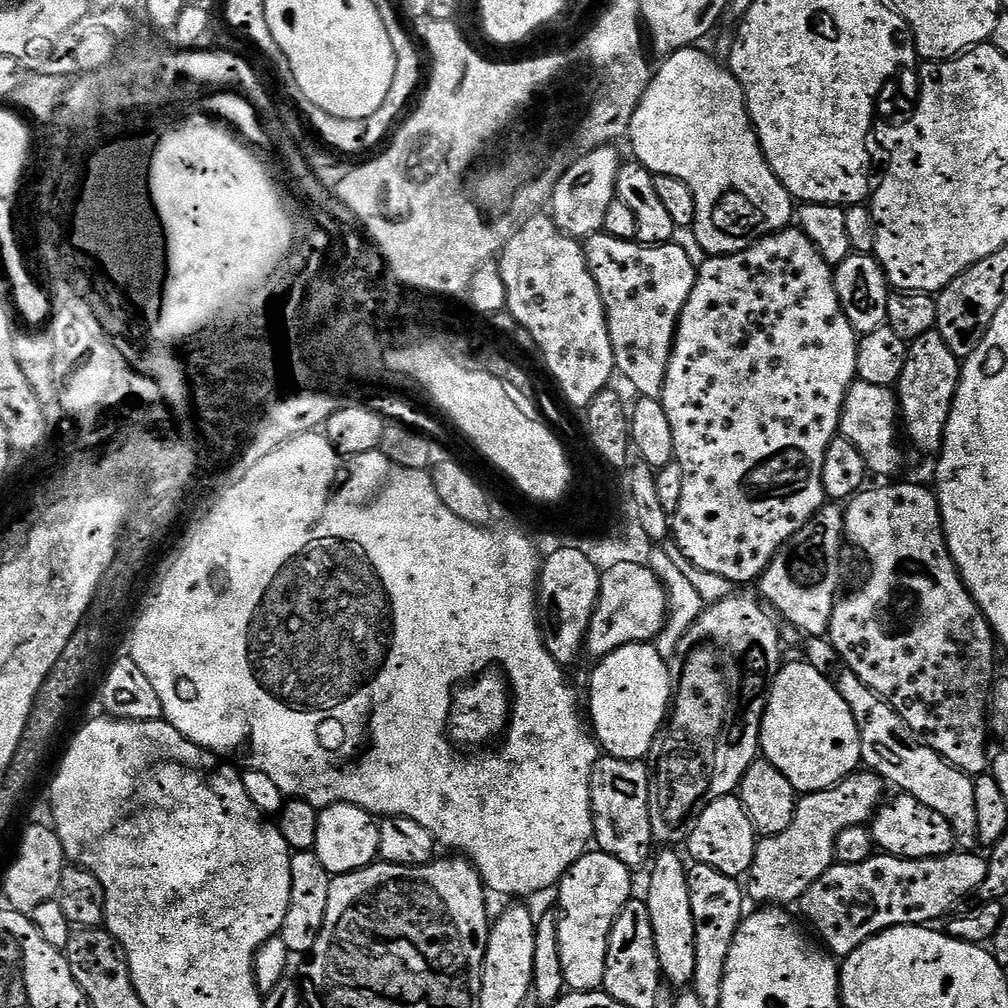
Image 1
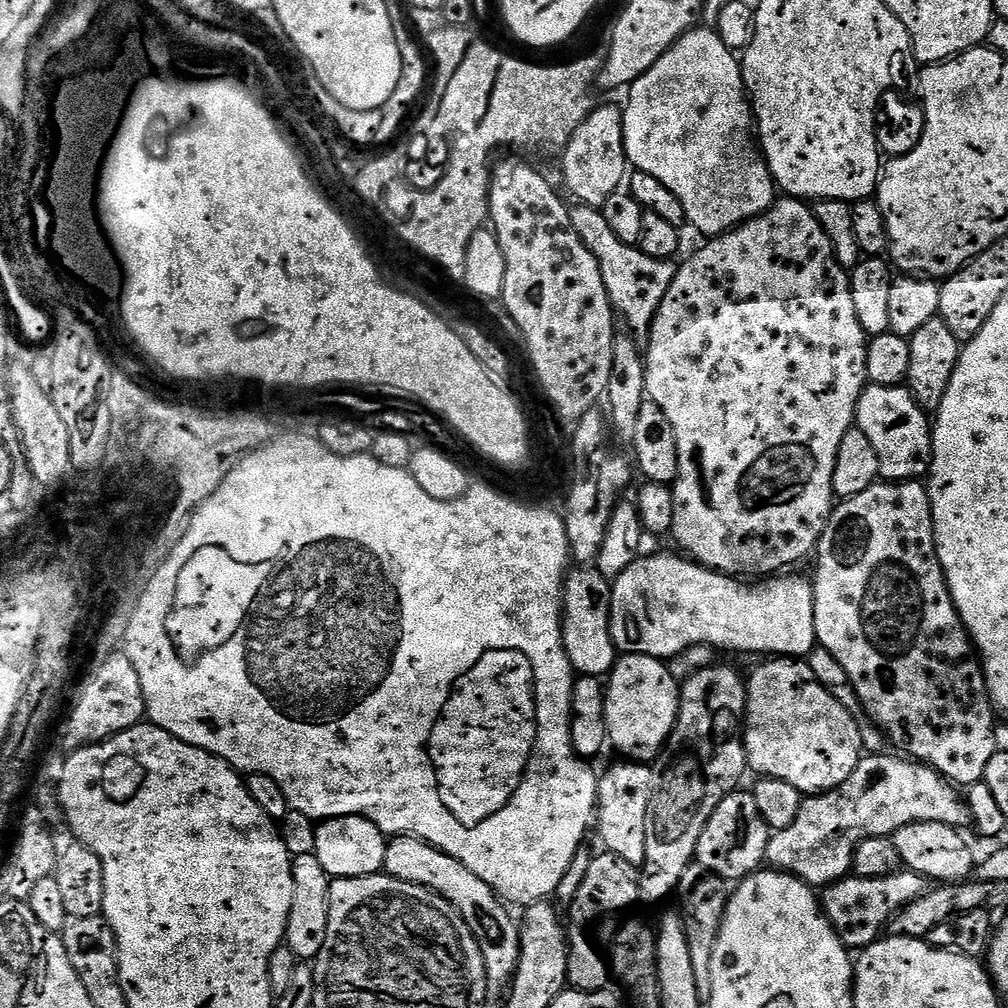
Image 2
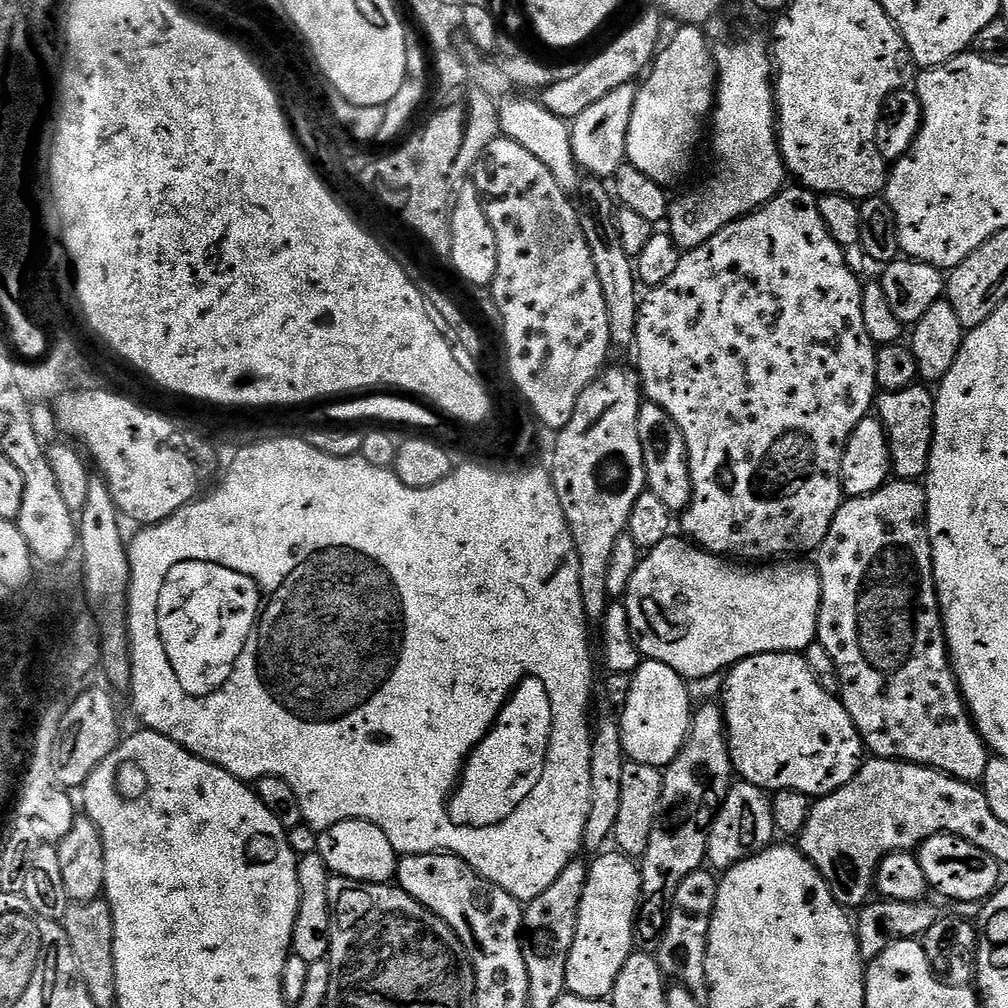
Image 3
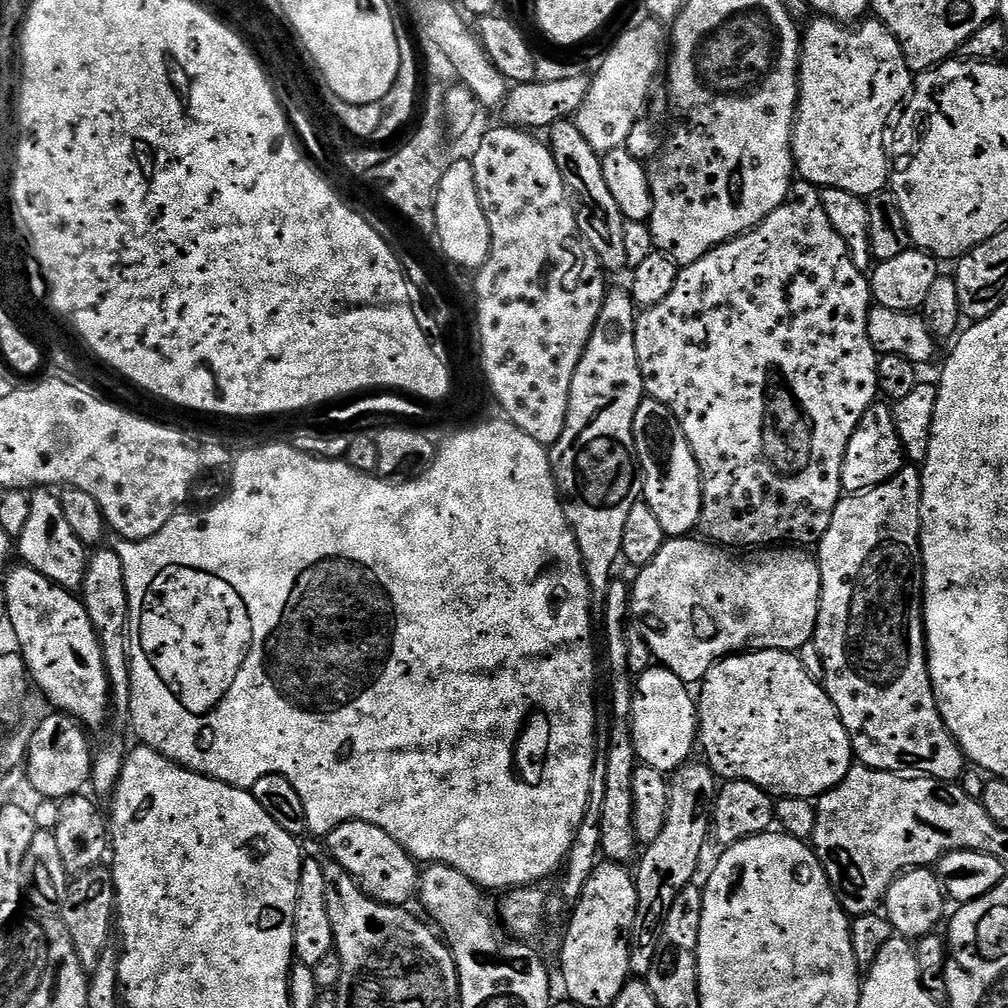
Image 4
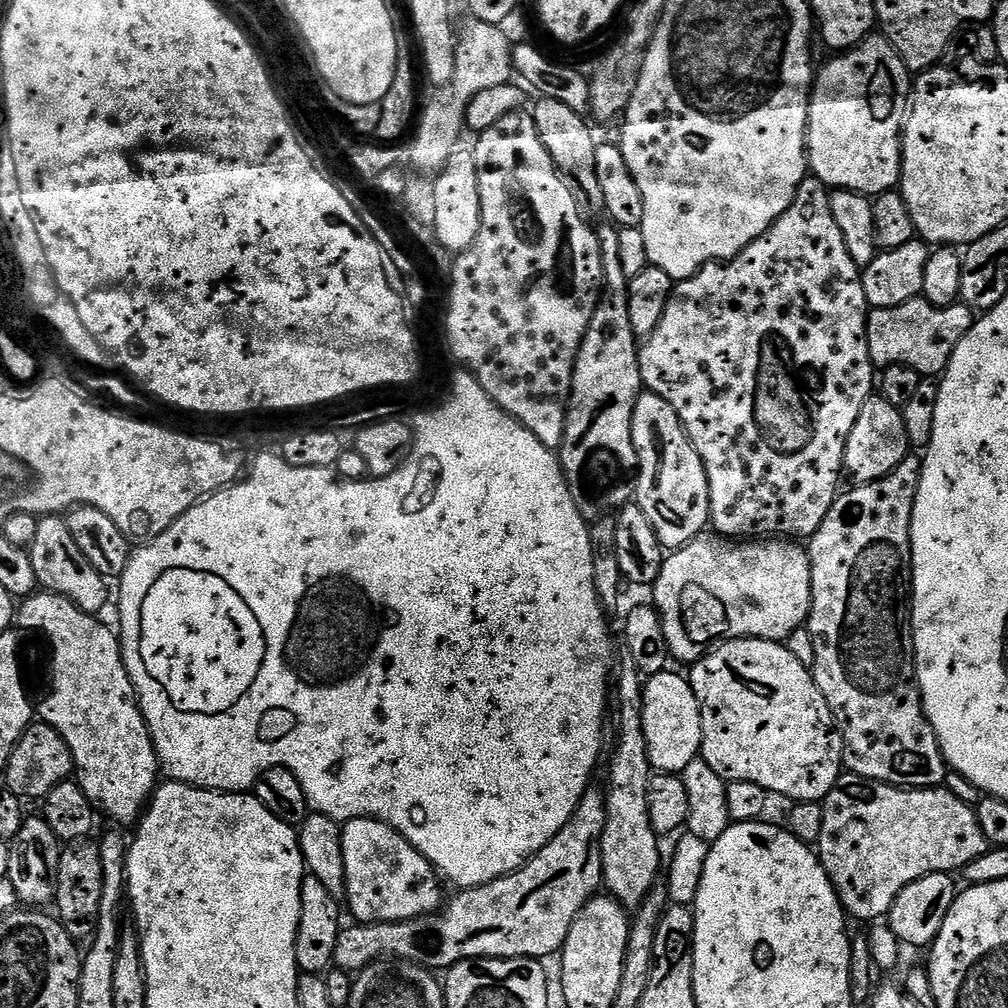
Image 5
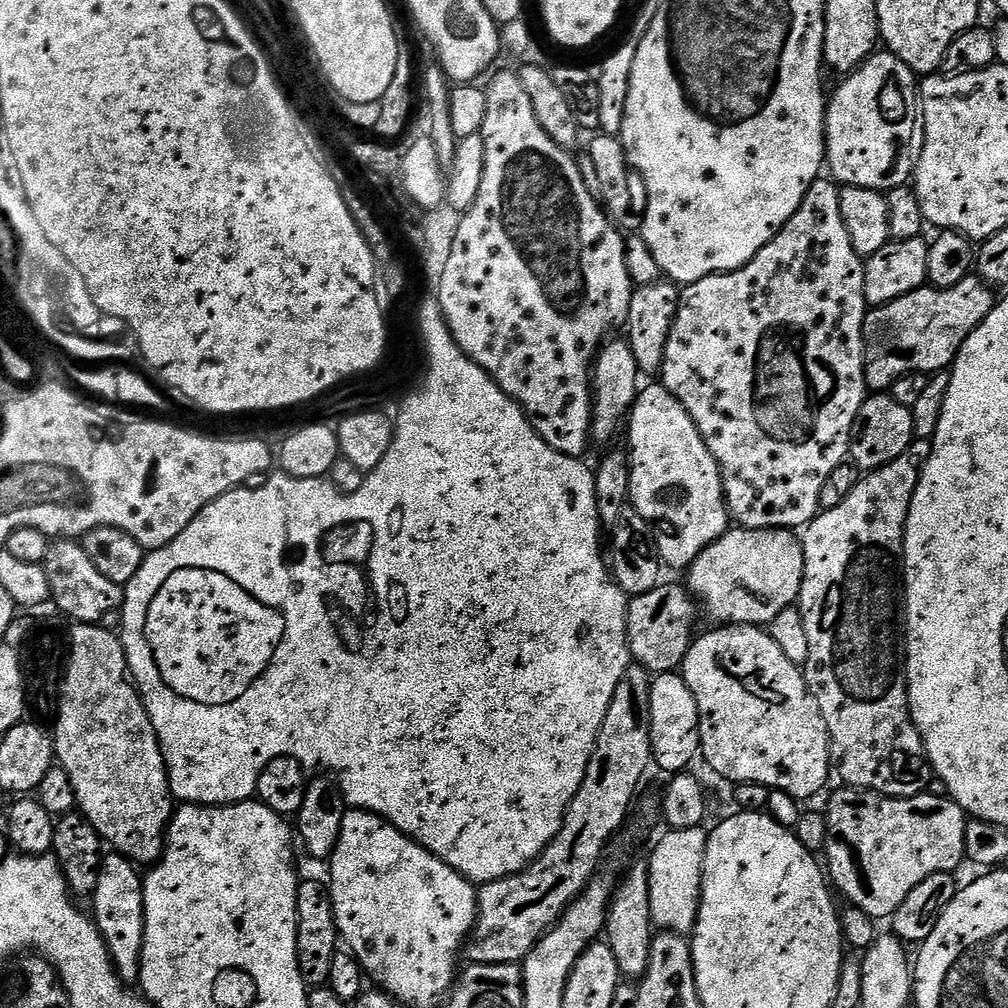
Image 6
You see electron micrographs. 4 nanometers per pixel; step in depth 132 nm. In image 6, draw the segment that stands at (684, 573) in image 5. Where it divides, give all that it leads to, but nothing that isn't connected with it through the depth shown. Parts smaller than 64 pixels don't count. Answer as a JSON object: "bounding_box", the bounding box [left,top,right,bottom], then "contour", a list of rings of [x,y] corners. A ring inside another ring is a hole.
{"bounding_box":[686,527,804,626],"contour":[[[729,527],[687,569],[686,587],[702,605],[702,612],[716,626],[750,624],[767,626],[782,610],[793,607],[800,599],[800,587],[804,577],[804,545],[795,531],[787,528]]]}

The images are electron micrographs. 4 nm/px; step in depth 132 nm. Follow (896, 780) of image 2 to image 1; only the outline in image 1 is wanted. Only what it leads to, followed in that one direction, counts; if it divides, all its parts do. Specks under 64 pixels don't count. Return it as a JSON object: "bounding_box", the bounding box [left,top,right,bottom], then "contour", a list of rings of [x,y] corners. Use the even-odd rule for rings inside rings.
{"bounding_box":[746,770,886,906],"contour":[[[857,770],[833,788],[801,795],[790,826],[782,834],[763,837],[757,843],[752,868],[746,874],[747,899],[757,900],[760,906],[792,906],[800,901],[806,890],[832,867],[838,834],[850,826],[867,825],[875,817],[886,800],[884,788],[886,781],[875,772]]]}

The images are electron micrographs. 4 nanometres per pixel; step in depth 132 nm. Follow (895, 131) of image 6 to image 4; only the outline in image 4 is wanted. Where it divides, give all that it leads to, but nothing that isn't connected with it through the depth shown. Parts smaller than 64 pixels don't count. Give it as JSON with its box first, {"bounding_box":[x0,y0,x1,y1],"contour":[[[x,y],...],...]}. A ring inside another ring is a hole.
{"bounding_box":[792,18,914,198],"contour":[[[816,18],[803,29],[800,41],[800,99],[792,129],[794,168],[803,179],[820,188],[850,190],[850,194],[865,198],[889,187],[890,152],[884,149],[884,131],[896,107],[900,103],[901,107],[909,99],[914,87],[914,73],[894,34],[881,20],[868,19],[849,26],[839,20]]]}

